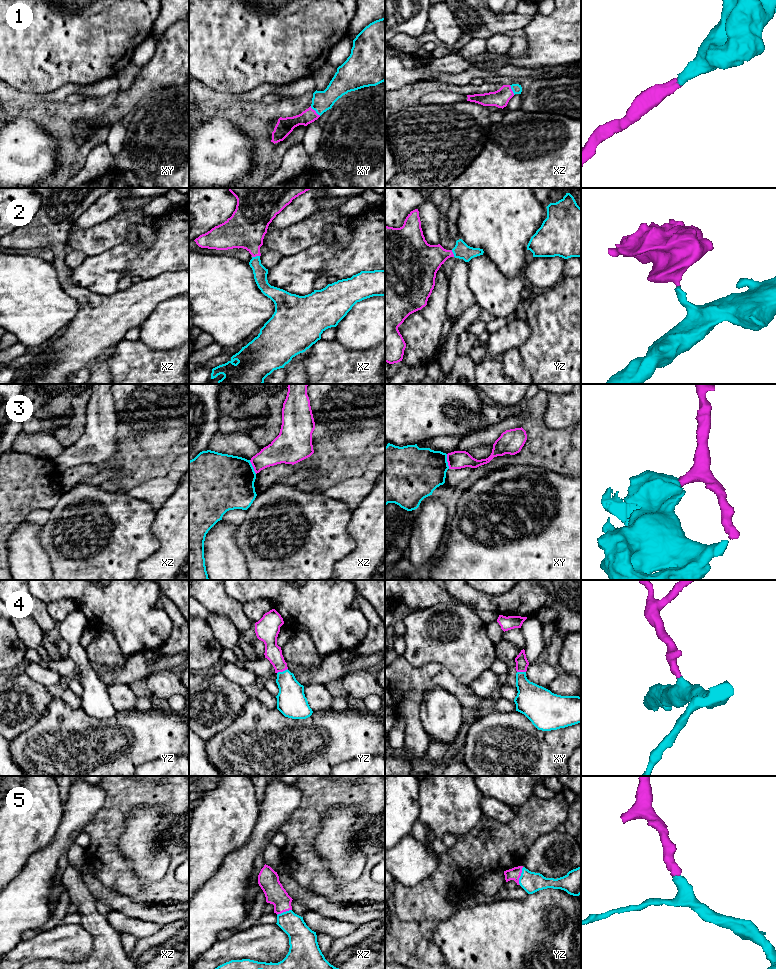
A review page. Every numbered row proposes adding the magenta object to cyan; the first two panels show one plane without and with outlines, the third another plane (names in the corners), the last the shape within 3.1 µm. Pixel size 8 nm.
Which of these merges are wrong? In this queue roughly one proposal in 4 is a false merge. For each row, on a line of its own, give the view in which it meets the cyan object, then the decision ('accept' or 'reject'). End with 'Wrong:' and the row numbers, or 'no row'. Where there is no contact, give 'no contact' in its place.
1: xy | accept
2: xz | accept
3: xy | reject
4: yz | accept
5: yz | accept
Wrong: 3

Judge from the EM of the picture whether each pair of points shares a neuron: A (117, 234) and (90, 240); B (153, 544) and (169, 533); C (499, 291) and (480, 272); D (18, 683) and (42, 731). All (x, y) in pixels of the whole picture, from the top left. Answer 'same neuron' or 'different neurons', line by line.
A: same neuron
B: different neurons
C: same neuron
D: different neurons

